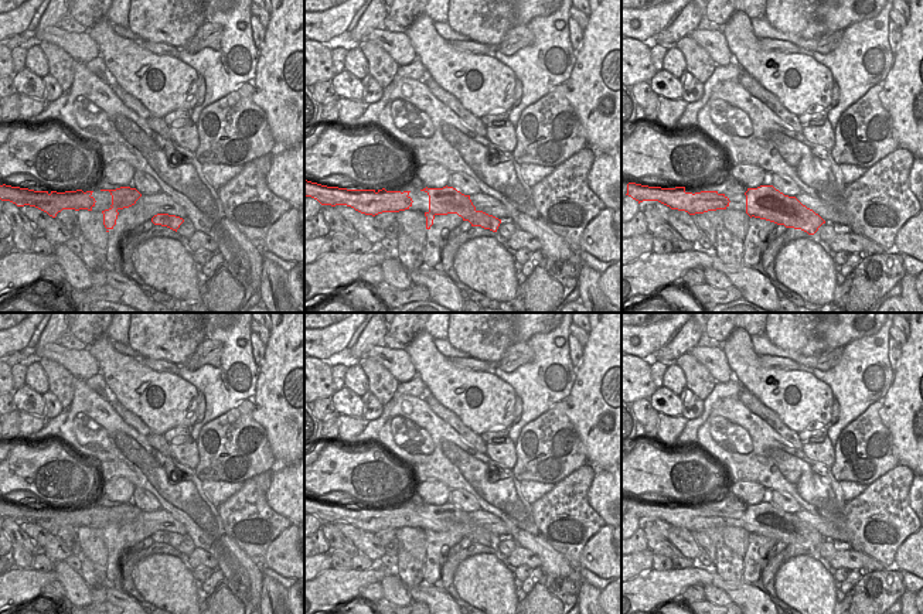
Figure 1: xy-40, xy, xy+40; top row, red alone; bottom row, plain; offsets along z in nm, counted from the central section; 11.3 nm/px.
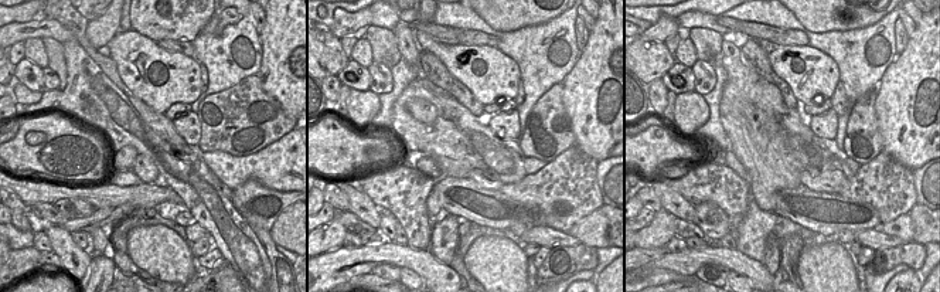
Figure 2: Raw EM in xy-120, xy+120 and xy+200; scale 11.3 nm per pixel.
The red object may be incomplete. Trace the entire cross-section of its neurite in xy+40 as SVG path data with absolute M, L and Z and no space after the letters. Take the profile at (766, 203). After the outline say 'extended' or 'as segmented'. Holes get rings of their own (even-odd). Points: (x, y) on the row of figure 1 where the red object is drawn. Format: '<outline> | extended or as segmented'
M773 185L747 188L746 214L786 228L801 229L814 235L825 221L813 209L803 205L796 197L789 197Z | as segmented

